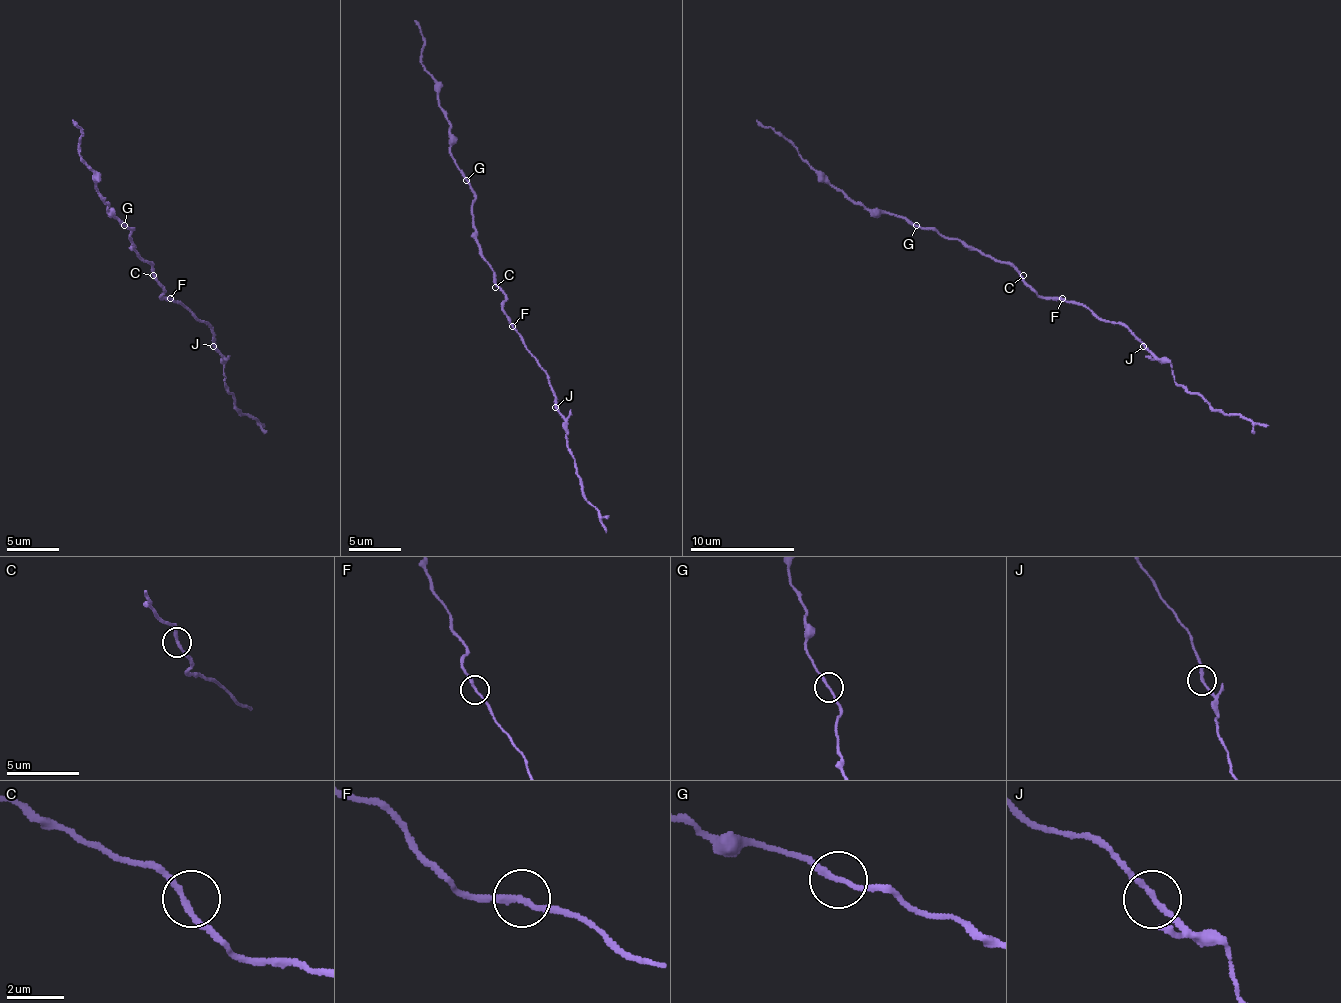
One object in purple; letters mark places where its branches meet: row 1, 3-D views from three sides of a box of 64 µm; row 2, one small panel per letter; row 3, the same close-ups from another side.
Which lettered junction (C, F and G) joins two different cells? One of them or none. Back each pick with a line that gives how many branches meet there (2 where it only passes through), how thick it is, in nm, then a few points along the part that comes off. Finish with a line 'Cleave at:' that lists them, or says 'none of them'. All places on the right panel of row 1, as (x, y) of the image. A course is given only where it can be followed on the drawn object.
F: 2 | 200 nm | (1062, 299), (1078, 301), (1094, 314), (1128, 328), (1167, 362), (1177, 383), (1214, 409), (1269, 424)
Cleave at: F

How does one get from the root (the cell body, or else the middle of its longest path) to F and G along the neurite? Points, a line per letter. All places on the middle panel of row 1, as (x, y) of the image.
F: (498, 284), (506, 297), (503, 313), (511, 326)
G: (498, 284), (477, 240), (477, 229), (472, 219), (474, 193), (466, 180)

